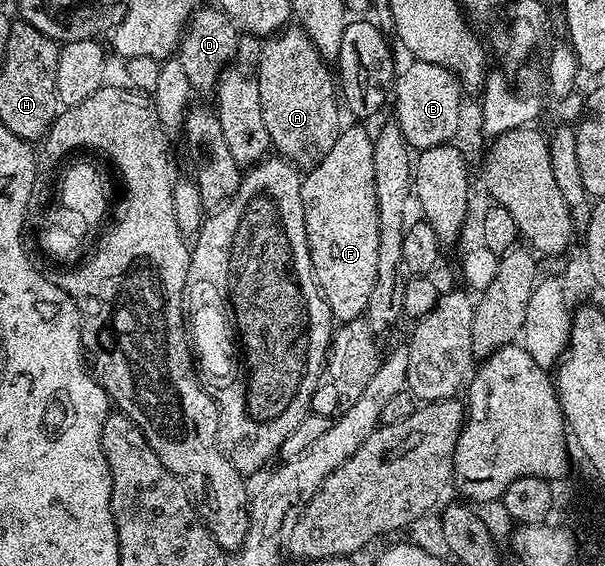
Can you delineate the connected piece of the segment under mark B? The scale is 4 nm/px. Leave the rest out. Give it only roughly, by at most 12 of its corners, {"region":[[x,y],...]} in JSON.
{"region":[[410,61],[392,84],[403,137],[421,153],[462,123],[457,75]]}

